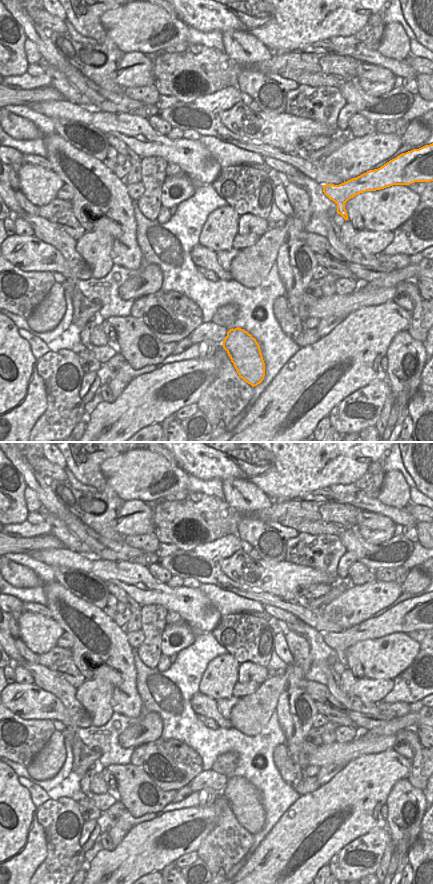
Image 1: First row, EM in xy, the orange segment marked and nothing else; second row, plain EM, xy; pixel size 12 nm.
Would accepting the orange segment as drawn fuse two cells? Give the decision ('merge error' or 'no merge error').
no merge error

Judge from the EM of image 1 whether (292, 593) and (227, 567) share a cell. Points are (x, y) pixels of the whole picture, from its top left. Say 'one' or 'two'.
one

